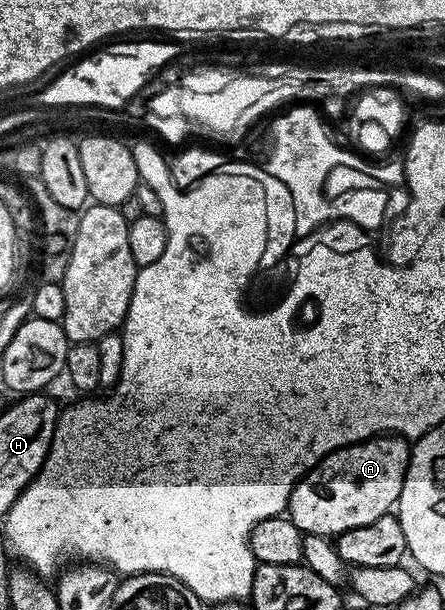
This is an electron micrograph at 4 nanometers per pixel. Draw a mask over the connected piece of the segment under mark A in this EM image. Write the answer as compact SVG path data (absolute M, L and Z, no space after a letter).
M401 436L369 438L367 442L357 442L354 446L333 450L324 460L307 470L306 475L292 488L292 496L286 505L288 517L303 534L315 534L331 540L352 528L364 528L364 524L380 520L380 516L391 513L398 505L411 453L411 443Z

